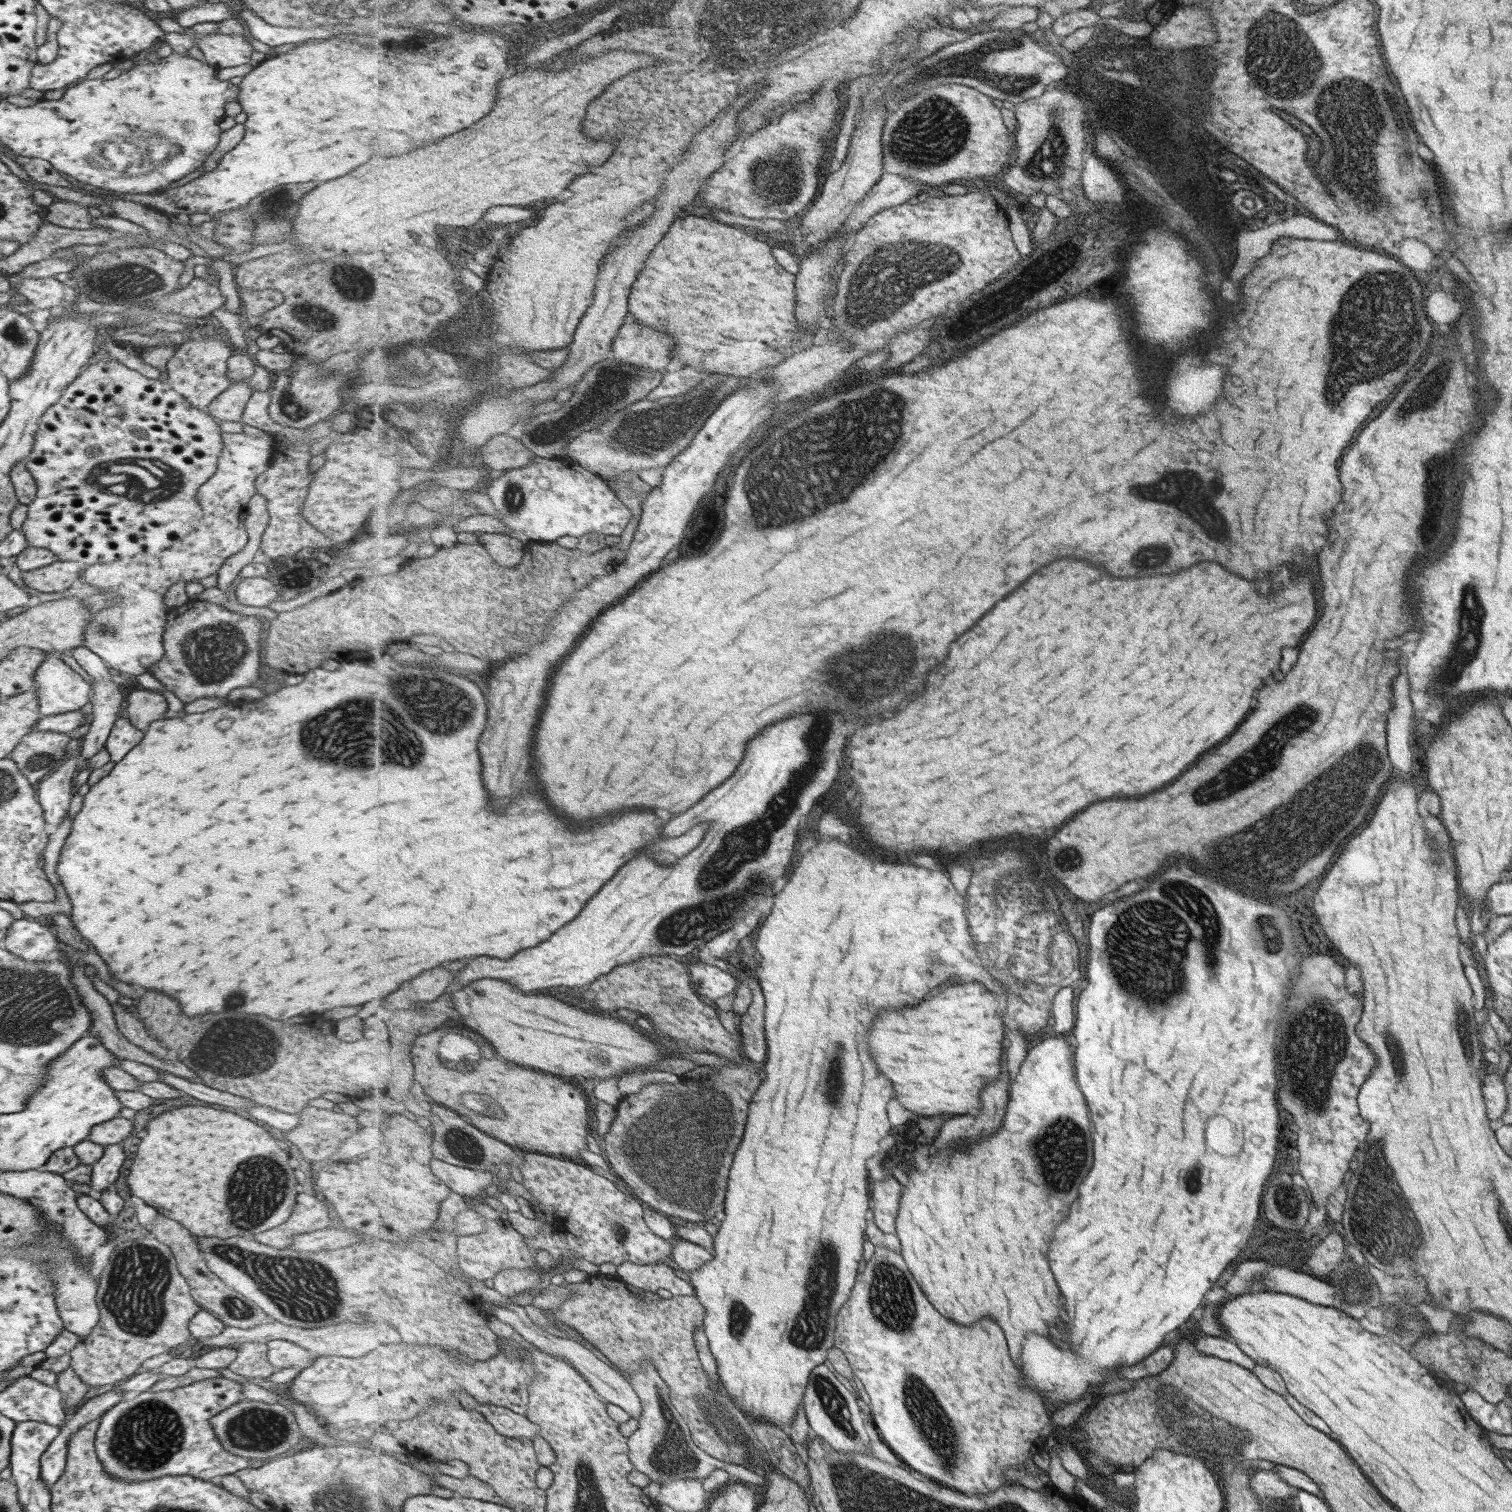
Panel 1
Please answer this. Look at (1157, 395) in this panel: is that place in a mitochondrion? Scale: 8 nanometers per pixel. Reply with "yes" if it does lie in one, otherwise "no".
no

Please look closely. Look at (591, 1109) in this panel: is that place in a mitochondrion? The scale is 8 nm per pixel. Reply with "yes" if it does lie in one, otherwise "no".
no

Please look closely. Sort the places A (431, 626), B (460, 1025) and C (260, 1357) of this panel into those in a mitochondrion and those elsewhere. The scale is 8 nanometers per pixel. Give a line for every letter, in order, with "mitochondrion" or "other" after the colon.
A: other
B: other
C: other

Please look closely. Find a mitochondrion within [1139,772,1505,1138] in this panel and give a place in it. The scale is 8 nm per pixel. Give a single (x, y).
(1307, 1075)

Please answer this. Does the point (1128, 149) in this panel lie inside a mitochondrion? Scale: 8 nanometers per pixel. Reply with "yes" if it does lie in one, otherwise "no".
no

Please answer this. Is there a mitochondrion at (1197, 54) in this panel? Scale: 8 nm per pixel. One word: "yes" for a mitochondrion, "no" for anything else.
no

